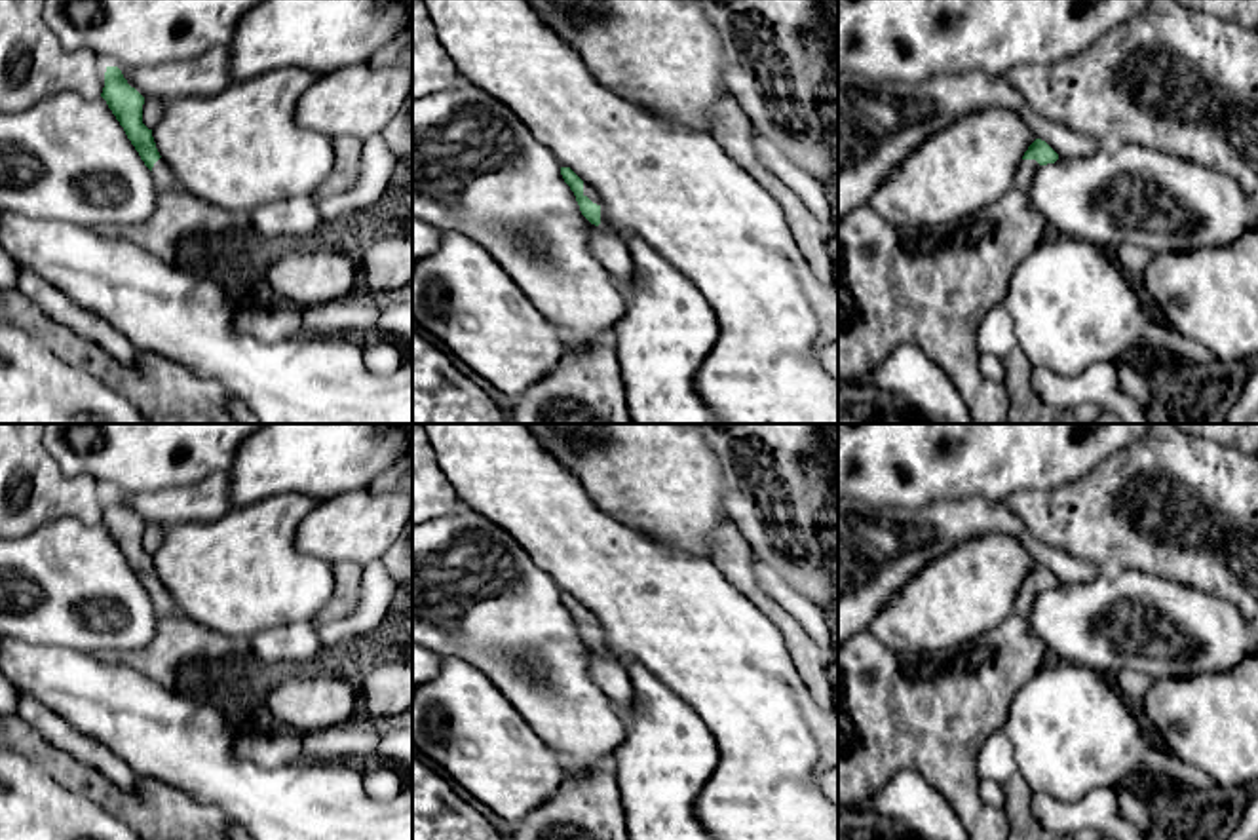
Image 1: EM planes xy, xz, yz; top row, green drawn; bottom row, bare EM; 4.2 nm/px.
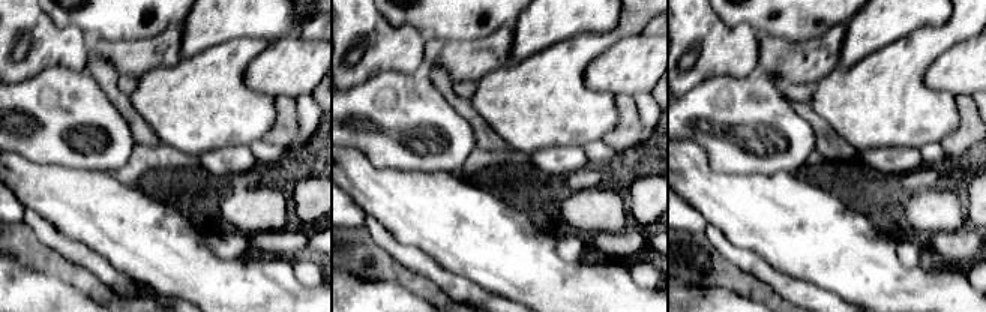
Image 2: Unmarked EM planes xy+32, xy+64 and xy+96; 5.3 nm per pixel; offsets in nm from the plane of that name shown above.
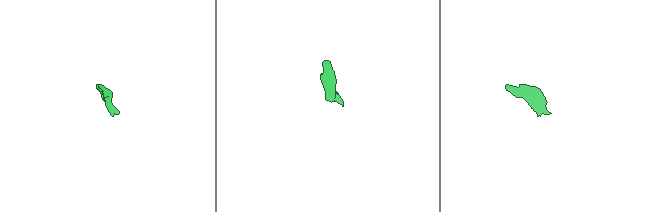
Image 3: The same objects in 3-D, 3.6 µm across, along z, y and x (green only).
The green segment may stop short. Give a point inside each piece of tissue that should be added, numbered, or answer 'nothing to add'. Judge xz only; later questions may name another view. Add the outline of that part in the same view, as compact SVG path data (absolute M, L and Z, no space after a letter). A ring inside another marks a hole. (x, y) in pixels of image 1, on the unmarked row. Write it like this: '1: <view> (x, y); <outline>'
1: xz (605, 650); M583 606L583 621L587 621L593 629L597 629L600 633L600 650L599 650L600 656L610 658L625 667L629 663L629 659L612 652L612 648L608 646L606 635L600 627L599 618L585 606Z

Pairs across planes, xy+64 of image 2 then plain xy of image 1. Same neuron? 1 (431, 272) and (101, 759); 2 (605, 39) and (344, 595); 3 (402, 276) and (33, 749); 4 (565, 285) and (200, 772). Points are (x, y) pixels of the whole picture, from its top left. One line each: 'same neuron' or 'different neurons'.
1: same neuron
2: different neurons
3: same neuron
4: same neuron

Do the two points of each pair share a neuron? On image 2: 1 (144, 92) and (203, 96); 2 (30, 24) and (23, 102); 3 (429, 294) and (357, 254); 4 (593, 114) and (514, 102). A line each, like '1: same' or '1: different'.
1: same
2: different
3: same
4: same

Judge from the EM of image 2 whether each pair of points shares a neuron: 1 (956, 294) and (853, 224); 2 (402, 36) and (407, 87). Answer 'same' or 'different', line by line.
1: same
2: different

